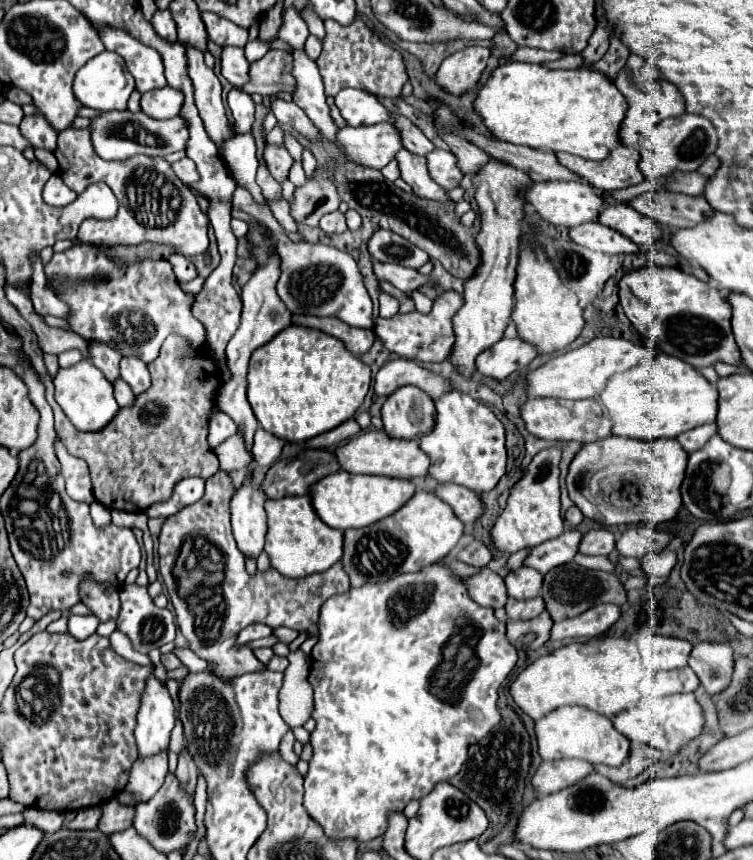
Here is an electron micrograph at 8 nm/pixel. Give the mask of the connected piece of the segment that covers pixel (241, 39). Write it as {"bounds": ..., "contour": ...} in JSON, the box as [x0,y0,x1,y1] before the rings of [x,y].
{"bounds":[202,12,248,46],"contour":[[[204,12],[202,20],[206,24],[206,32],[208,38],[212,42],[216,42],[218,46],[246,46],[248,42],[248,30],[230,22],[230,20],[222,20],[220,16],[214,16],[212,12]]]}

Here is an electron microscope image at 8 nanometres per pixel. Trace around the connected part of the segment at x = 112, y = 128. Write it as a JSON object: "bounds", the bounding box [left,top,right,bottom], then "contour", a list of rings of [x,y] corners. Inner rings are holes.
{"bounds":[90,110,188,160],"contour":[[[110,110],[100,112],[96,118],[90,120],[90,138],[96,154],[104,160],[128,160],[138,154],[146,156],[166,156],[176,150],[186,148],[188,140],[188,128],[182,118],[170,118],[170,120],[154,120],[148,118],[142,112],[130,112],[126,110]]]}

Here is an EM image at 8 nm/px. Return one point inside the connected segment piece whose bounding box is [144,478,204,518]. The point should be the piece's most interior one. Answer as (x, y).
(188, 490)

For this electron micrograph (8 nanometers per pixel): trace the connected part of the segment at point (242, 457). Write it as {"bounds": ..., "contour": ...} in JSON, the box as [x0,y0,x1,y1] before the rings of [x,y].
{"bounds":[214,430,252,472],"contour":[[[240,430],[234,436],[230,436],[228,440],[224,440],[218,448],[214,448],[214,454],[220,460],[220,468],[226,472],[242,470],[252,462],[250,454],[246,450],[246,442],[240,436]]]}

